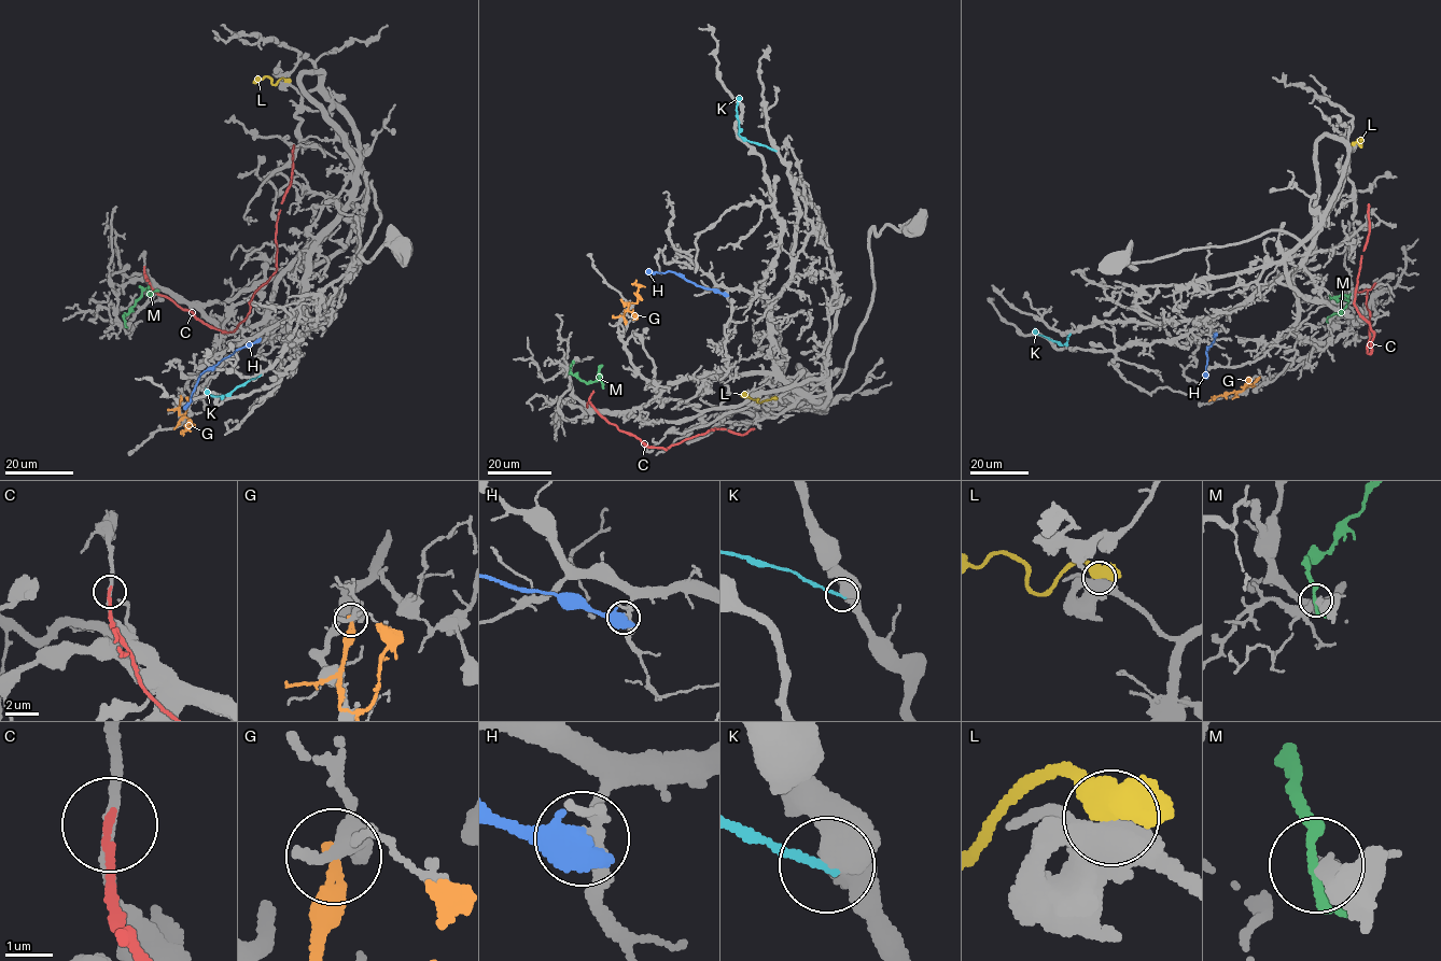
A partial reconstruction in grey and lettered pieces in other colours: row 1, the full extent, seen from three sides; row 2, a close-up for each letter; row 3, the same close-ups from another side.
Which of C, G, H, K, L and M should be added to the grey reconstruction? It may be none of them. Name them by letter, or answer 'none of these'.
L

